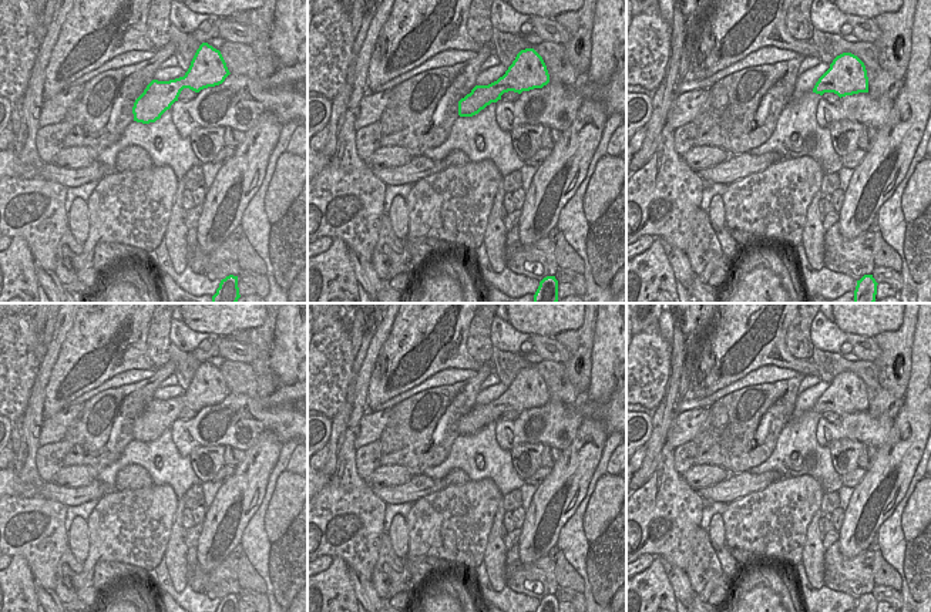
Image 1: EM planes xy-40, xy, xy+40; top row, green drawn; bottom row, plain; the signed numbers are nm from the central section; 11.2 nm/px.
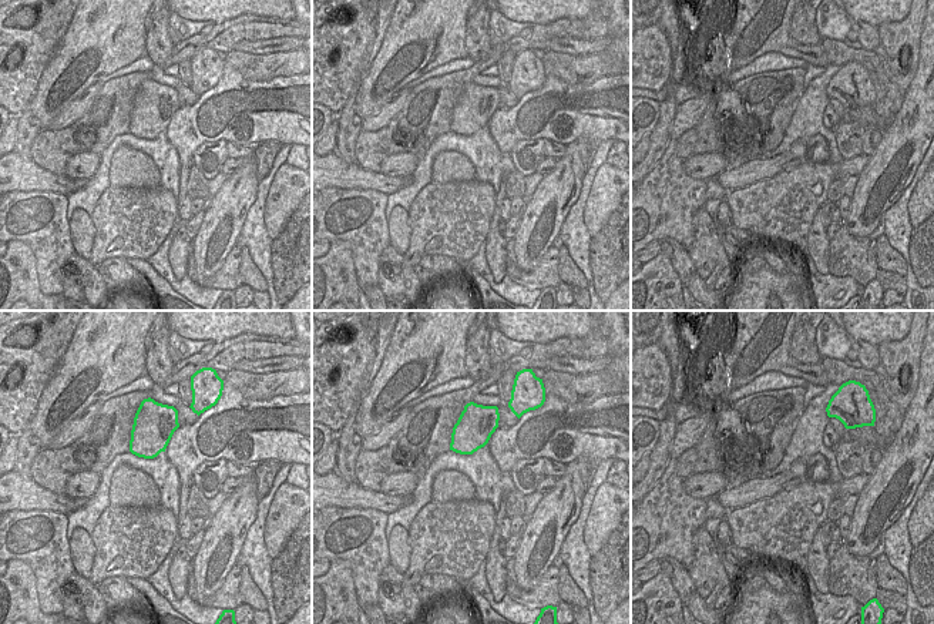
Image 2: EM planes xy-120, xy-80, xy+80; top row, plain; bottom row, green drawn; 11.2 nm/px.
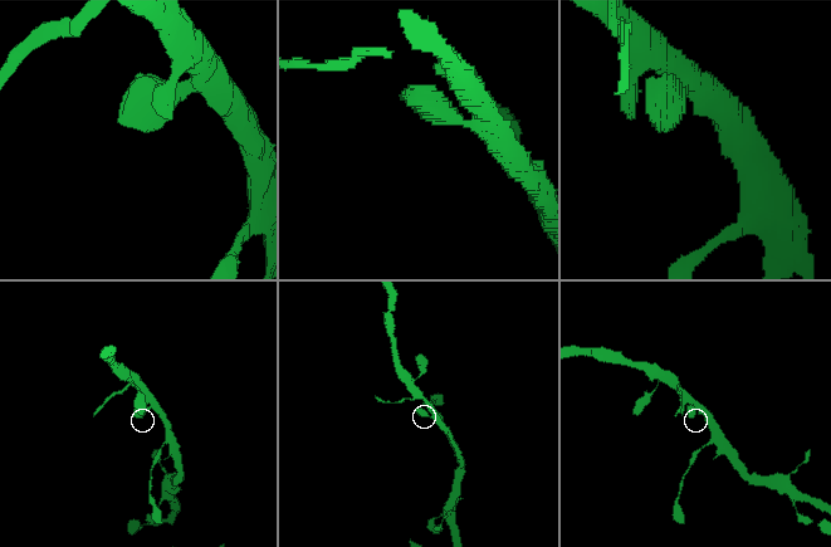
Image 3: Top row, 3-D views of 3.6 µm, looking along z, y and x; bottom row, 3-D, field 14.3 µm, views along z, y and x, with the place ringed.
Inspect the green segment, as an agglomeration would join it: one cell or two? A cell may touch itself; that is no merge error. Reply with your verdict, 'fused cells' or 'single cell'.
single cell

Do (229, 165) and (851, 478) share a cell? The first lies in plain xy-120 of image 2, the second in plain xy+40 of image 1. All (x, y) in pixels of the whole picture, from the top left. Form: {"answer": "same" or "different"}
{"answer": "same"}

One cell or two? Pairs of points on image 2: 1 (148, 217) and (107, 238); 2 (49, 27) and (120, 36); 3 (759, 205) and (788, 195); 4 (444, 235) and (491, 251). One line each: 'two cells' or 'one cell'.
1: one cell
2: two cells
3: one cell
4: two cells

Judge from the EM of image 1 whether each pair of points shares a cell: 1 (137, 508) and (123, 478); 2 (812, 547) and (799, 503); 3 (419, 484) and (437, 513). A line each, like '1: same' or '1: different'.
1: different
2: different
3: different

